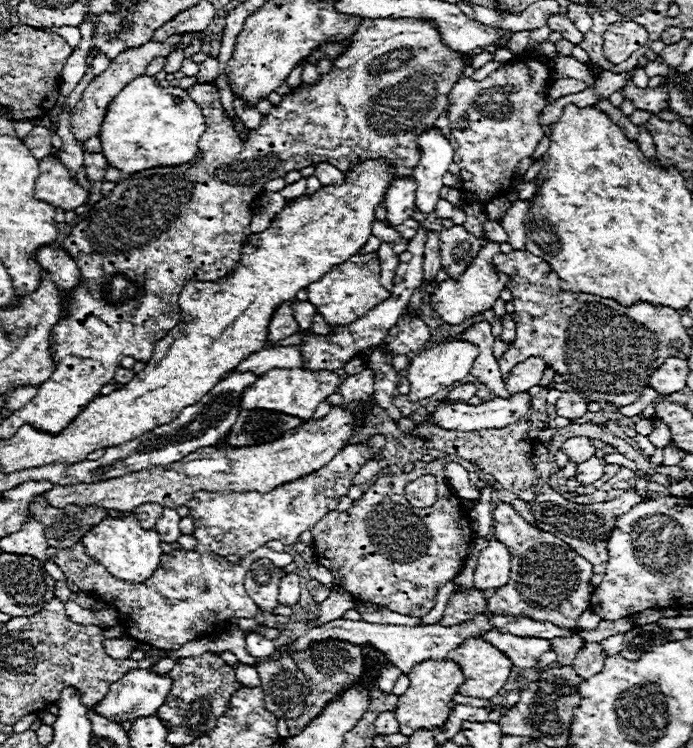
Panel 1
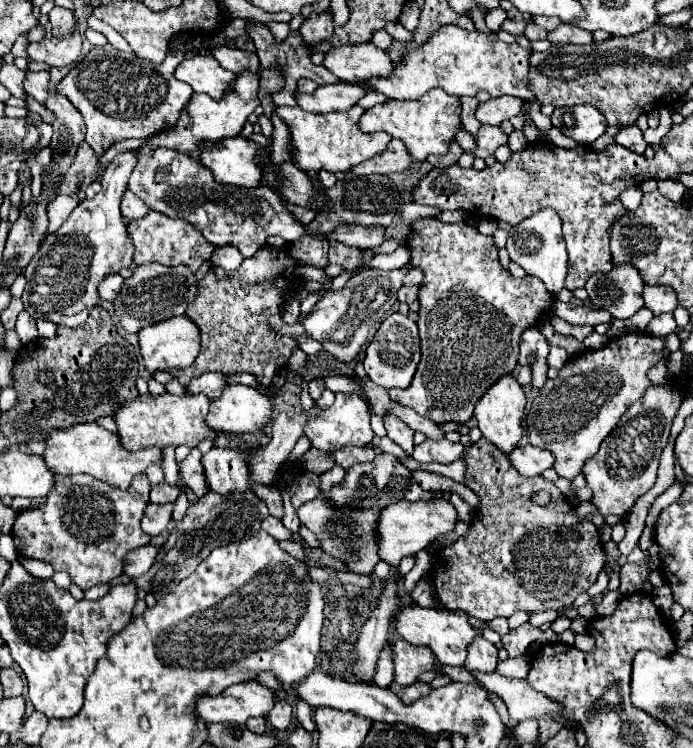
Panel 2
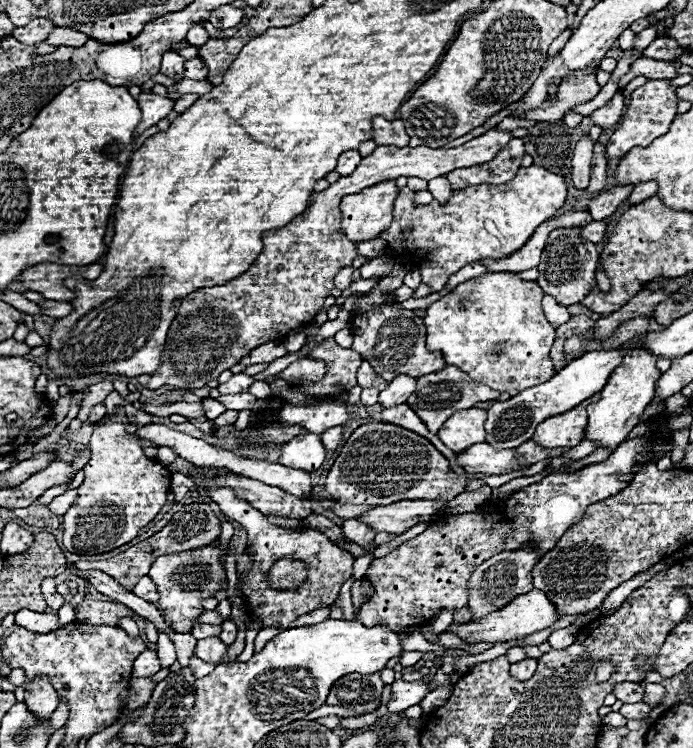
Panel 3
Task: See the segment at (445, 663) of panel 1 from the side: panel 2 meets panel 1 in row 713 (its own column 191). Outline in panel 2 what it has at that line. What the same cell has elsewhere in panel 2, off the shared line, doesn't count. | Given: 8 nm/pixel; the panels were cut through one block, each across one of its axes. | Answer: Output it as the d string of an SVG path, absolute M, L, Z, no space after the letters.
M160 394L160 396L136 396L134 400L126 402L118 414L114 416L118 424L118 436L122 440L122 446L126 450L144 450L148 446L166 448L180 444L186 444L188 448L196 448L202 440L216 440L218 432L208 428L204 418L208 414L210 400L204 394L184 394L184 396L172 396L172 394Z

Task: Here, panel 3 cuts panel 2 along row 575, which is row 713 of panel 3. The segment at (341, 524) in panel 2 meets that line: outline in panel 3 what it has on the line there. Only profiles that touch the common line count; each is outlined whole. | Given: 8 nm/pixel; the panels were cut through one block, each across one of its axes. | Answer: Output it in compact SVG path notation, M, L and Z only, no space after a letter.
M348 674L330 688L326 704L342 706L356 714L370 714L380 706L382 688L380 674Z

